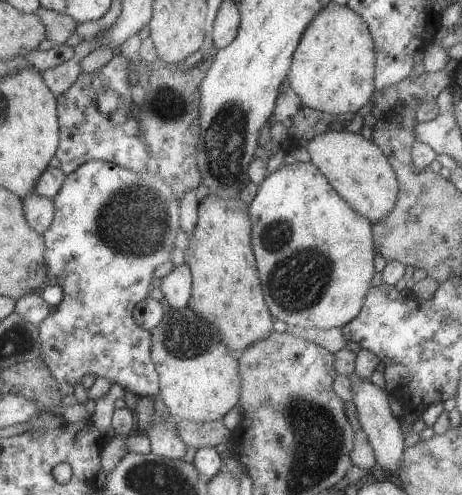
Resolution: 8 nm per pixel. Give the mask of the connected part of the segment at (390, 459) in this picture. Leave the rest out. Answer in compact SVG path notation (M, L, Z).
M355 371L350 372L347 378L350 380L351 401L355 406L357 422L366 434L367 442L371 445L377 464L392 478L399 468L401 453L405 448L403 447L403 437L399 428L401 425L400 418L396 418L391 414L389 400L387 400L388 394L384 389L380 389L377 385L371 383L369 379L361 378Z

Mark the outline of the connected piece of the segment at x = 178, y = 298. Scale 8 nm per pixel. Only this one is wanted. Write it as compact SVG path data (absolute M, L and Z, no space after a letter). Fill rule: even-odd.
M185 262L171 268L169 274L160 278L159 290L172 311L187 306L191 292L192 278Z

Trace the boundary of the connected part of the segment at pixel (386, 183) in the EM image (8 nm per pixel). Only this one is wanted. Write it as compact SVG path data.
M343 130L317 134L304 145L310 155L310 163L321 171L333 190L355 213L373 224L393 208L398 193L396 176L373 141L366 140L359 133Z

